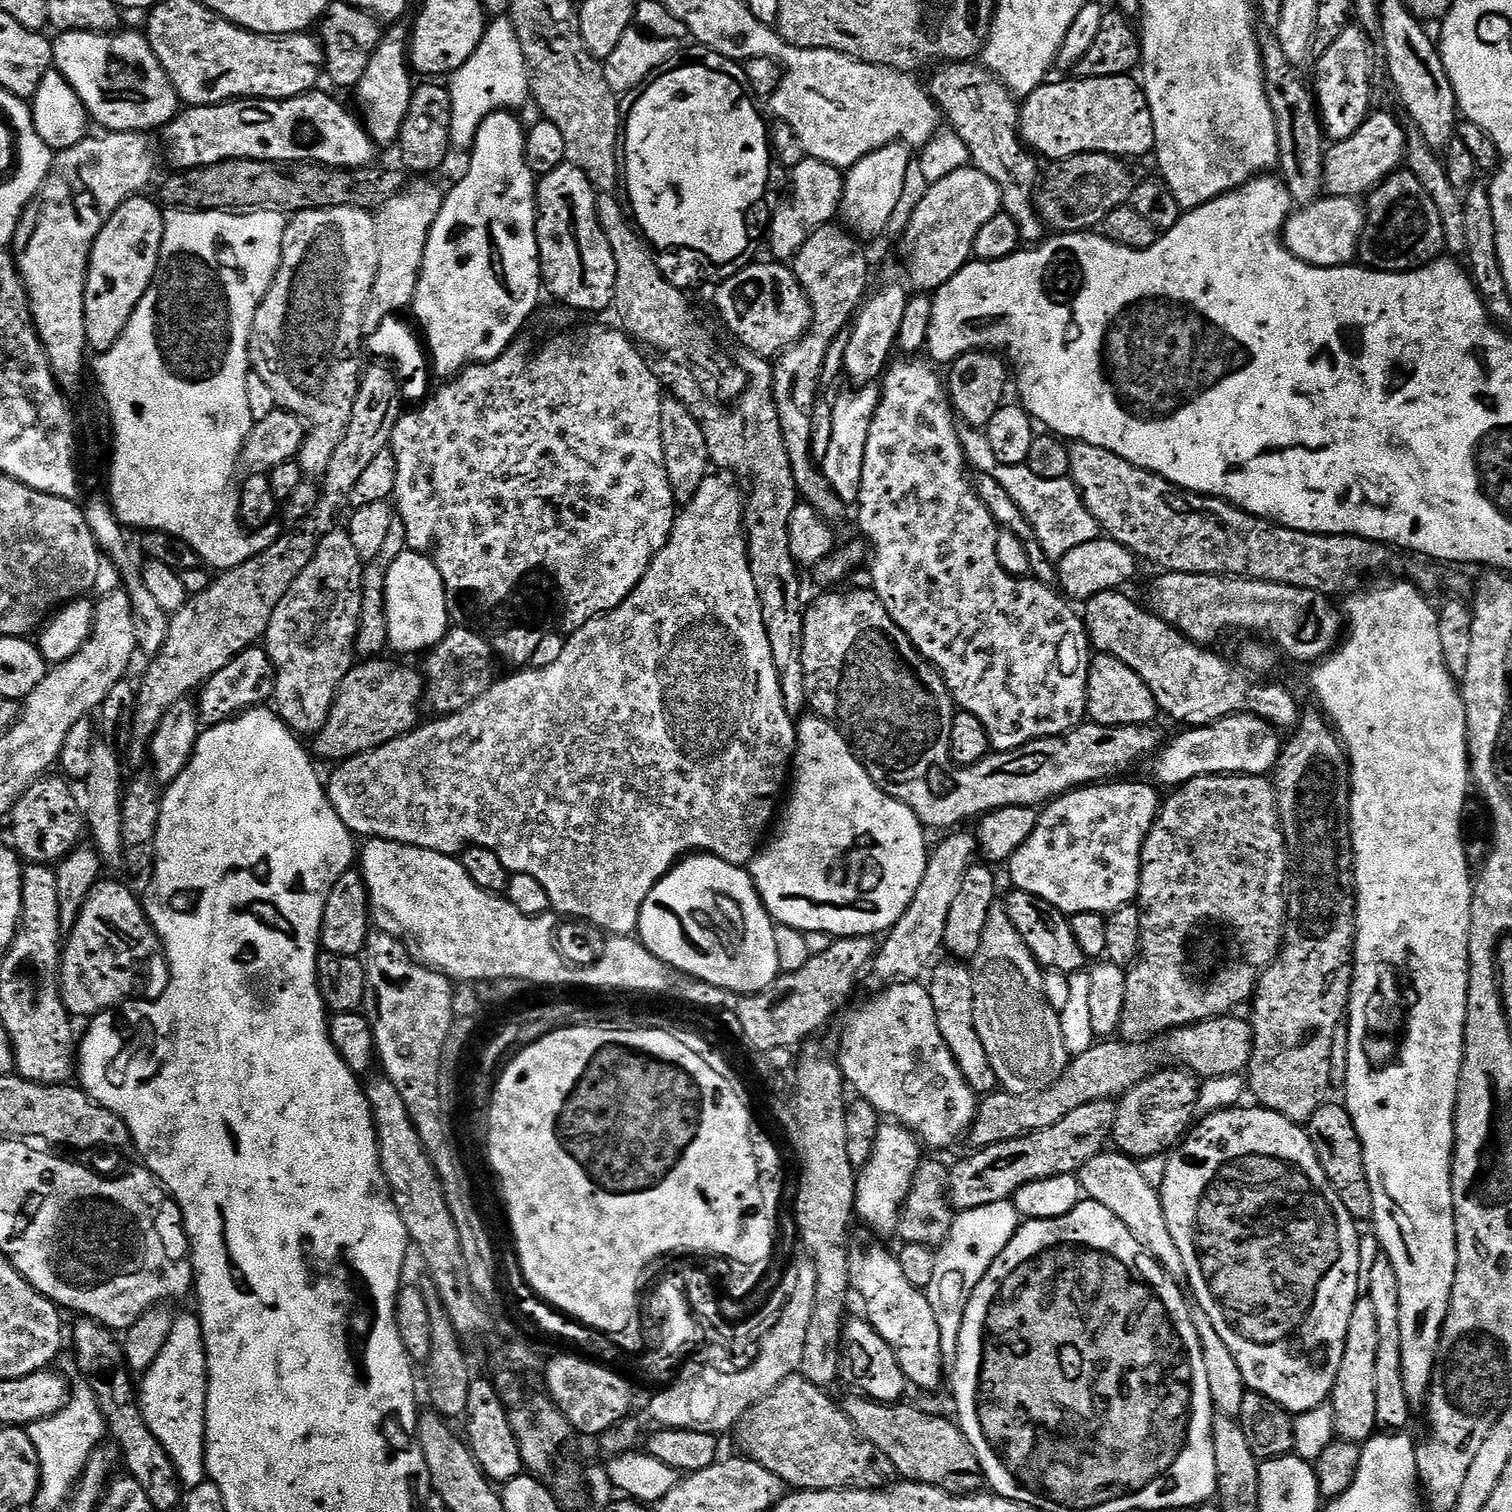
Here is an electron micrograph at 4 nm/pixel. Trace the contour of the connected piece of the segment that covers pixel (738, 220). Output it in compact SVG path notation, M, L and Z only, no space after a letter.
M692 44L684 51L680 50L670 57L666 63L652 72L642 91L628 92L621 97L620 112L622 118L622 180L628 184L628 200L635 227L650 245L655 257L658 270L676 288L691 290L699 284L715 286L720 281L738 274L747 266L749 260L740 257L744 250L744 208L760 195L764 184L765 147L770 143L770 132L760 112L755 108L753 97L746 91L743 67L735 60L730 60L717 51L710 50L704 45Z

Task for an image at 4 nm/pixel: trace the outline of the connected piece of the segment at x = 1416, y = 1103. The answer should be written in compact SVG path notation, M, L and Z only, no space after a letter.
M1407 579L1396 580L1393 584L1384 584L1381 588L1372 588L1369 592L1356 592L1345 604L1342 604L1342 616L1346 621L1346 635L1342 643L1331 654L1324 657L1311 669L1312 688L1320 699L1319 707L1325 717L1336 729L1344 751L1348 754L1348 764L1352 768L1352 793L1350 794L1350 830L1352 831L1352 872L1356 875L1356 950L1352 962L1352 996L1348 1000L1346 1013L1346 1027L1348 1030L1348 1061L1346 1062L1346 1082L1342 1085L1342 1103L1347 1108L1354 1126L1358 1130L1358 1138L1362 1142L1364 1151L1364 1165L1366 1178L1370 1182L1370 1194L1374 1194L1374 1214L1370 1221L1371 1227L1376 1227L1376 1240L1380 1243L1379 1251L1390 1258L1390 1266L1394 1266L1394 1274L1398 1274L1398 1298L1400 1299L1400 1333L1402 1334L1402 1386L1406 1386L1406 1398L1414 1406L1420 1406L1427 1401L1434 1383L1436 1362L1440 1351L1440 1332L1444 1329L1446 1314L1450 1310L1450 1298L1454 1290L1456 1277L1456 1215L1454 1214L1454 1194L1452 1193L1452 1150L1456 1147L1456 1099L1460 1089L1460 1071L1464 1065L1464 1027L1466 1026L1466 1002L1468 1001L1468 943L1470 942L1470 906L1472 905L1473 873L1468 873L1468 856L1464 853L1464 832L1460 823L1464 820L1464 803L1470 792L1470 773L1468 771L1468 739L1466 738L1466 706L1461 689L1458 687L1457 677L1446 670L1446 658L1442 656L1442 642L1438 638L1438 612L1427 595L1417 588L1415 583Z

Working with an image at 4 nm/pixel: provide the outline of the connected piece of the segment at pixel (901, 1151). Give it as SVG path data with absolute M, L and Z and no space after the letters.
M895 1122L881 1123L878 1138L874 1142L874 1154L870 1162L859 1169L856 1177L856 1211L855 1215L868 1228L873 1228L880 1236L897 1235L900 1227L900 1210L910 1194L914 1174L922 1163L922 1141L915 1132L903 1124Z

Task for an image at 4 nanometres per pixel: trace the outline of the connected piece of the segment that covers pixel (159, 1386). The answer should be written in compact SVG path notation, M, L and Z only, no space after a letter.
M177 1315L172 1321L170 1338L162 1346L162 1354L143 1373L138 1384L138 1403L154 1438L162 1442L166 1454L176 1467L181 1485L191 1490L205 1483L208 1475L204 1435L208 1405L208 1355L199 1315Z

